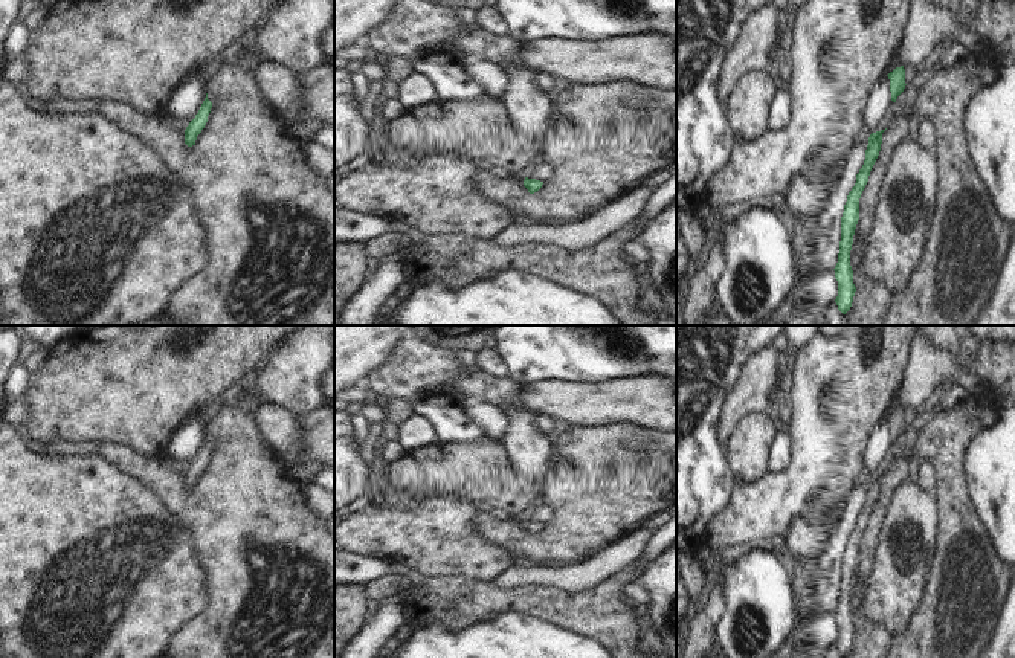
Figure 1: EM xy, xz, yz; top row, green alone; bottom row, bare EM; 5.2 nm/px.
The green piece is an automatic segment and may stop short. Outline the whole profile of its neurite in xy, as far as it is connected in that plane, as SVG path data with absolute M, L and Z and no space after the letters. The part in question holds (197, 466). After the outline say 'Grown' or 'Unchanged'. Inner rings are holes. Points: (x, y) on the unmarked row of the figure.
M206 435L206 440L205 440L198 455L195 456L195 460L189 464L189 467L185 472L185 485L188 489L195 487L197 478L201 475L201 472L205 470L205 467L208 464L211 450L212 450L212 444L208 441L208 435Z. Unchanged.

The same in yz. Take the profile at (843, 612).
M885 472L870 476L864 507L856 516L856 525L847 537L841 559L839 595L838 605L833 612L838 623L838 638L835 644L843 656L850 652L856 634L856 629L853 626L853 612L850 608L850 592L853 586L855 571L859 562L859 540L868 524L870 513L879 498L884 473Z. Unchanged.

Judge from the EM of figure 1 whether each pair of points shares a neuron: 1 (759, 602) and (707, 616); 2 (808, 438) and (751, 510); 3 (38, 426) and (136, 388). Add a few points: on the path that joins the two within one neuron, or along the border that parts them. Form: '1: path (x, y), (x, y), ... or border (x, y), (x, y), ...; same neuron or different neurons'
1: border (718, 579), (724, 612), (716, 641); different neurons
2: path (808, 458), (771, 496); same neuron
3: path (63, 405), (87, 388), (112, 388); same neuron

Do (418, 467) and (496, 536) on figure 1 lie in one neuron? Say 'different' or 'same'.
different

